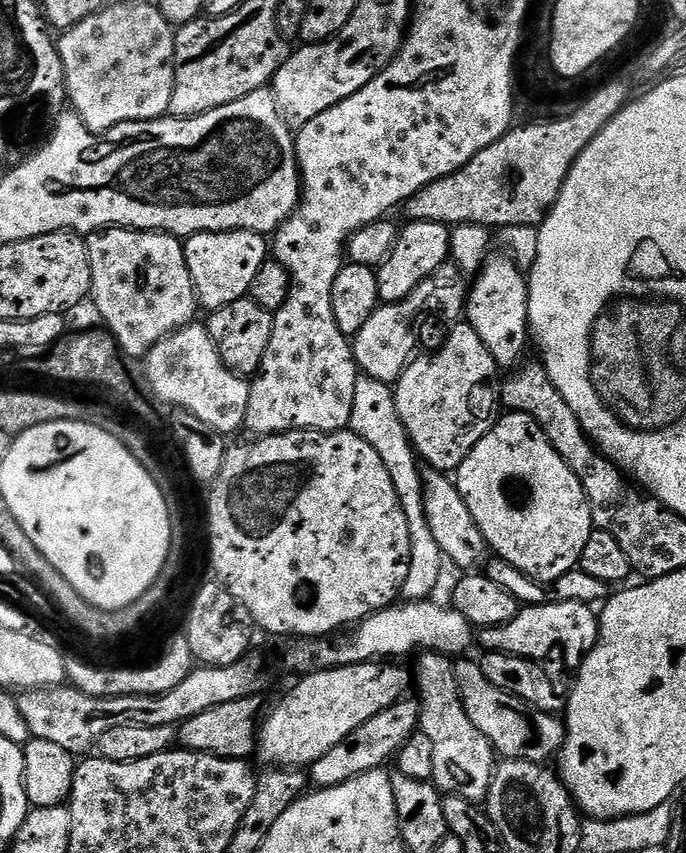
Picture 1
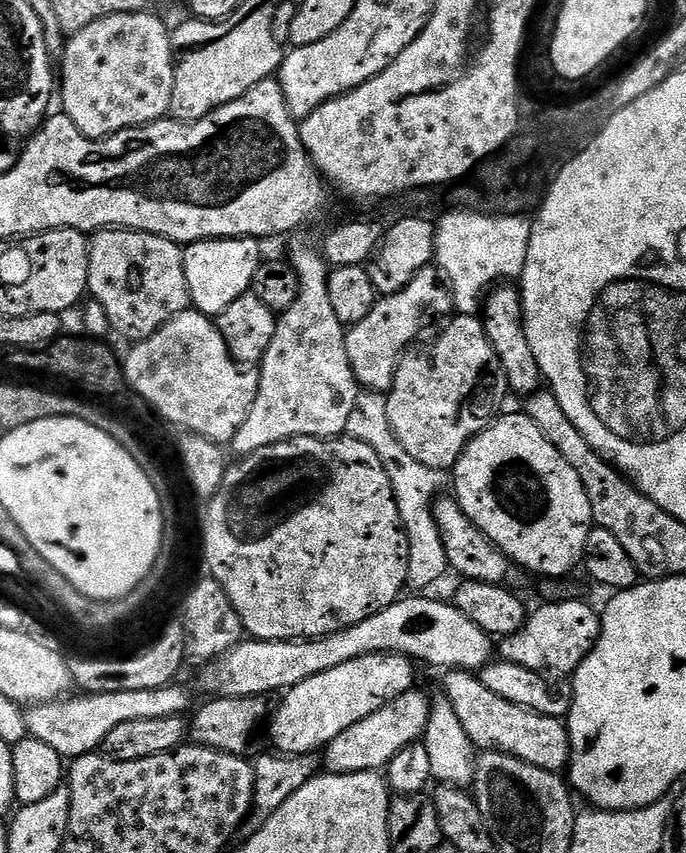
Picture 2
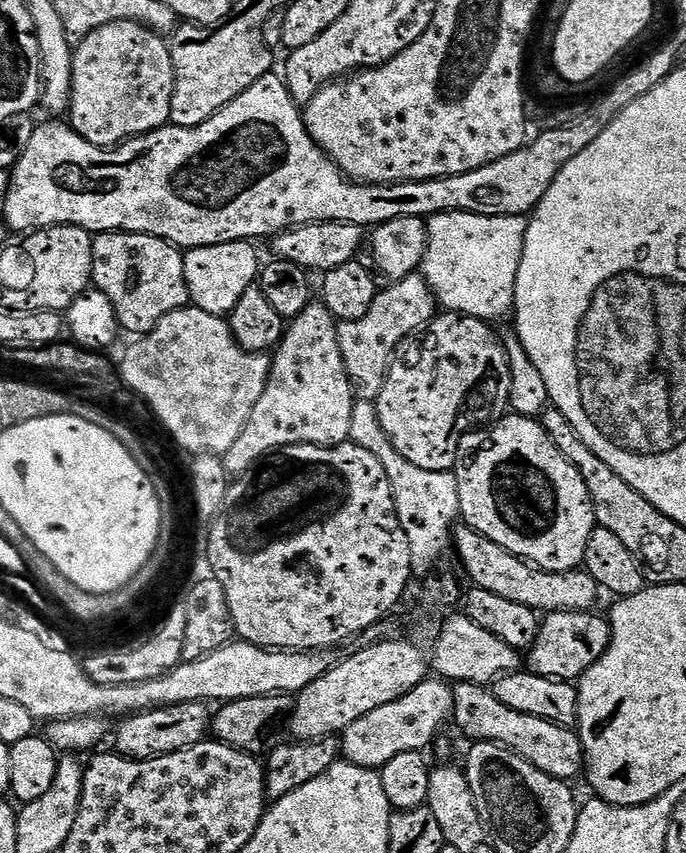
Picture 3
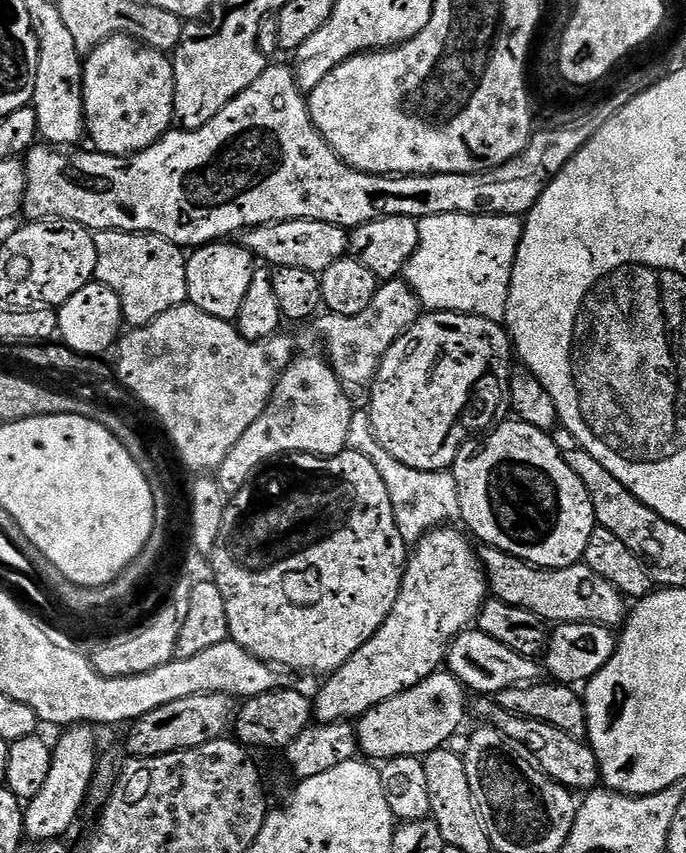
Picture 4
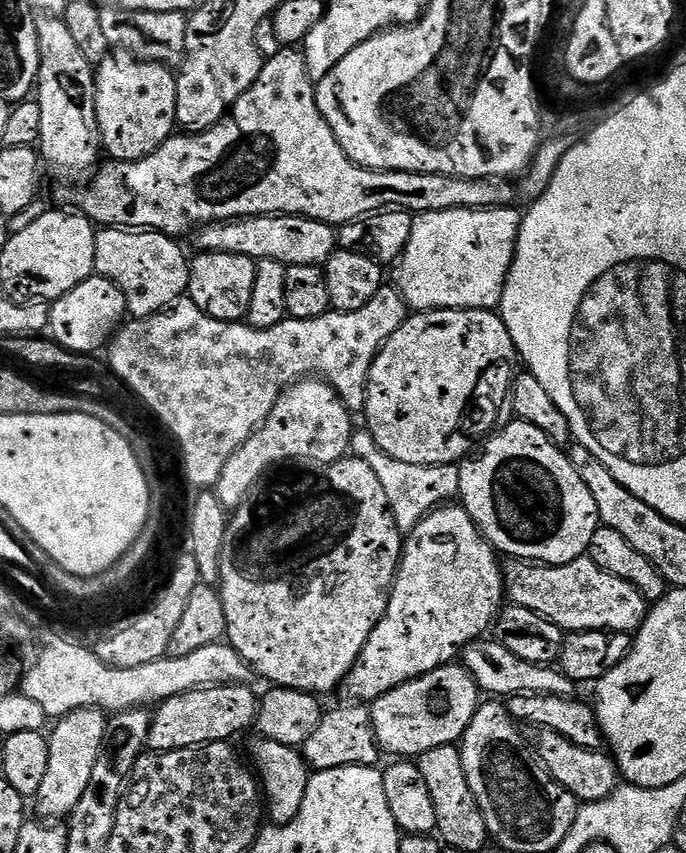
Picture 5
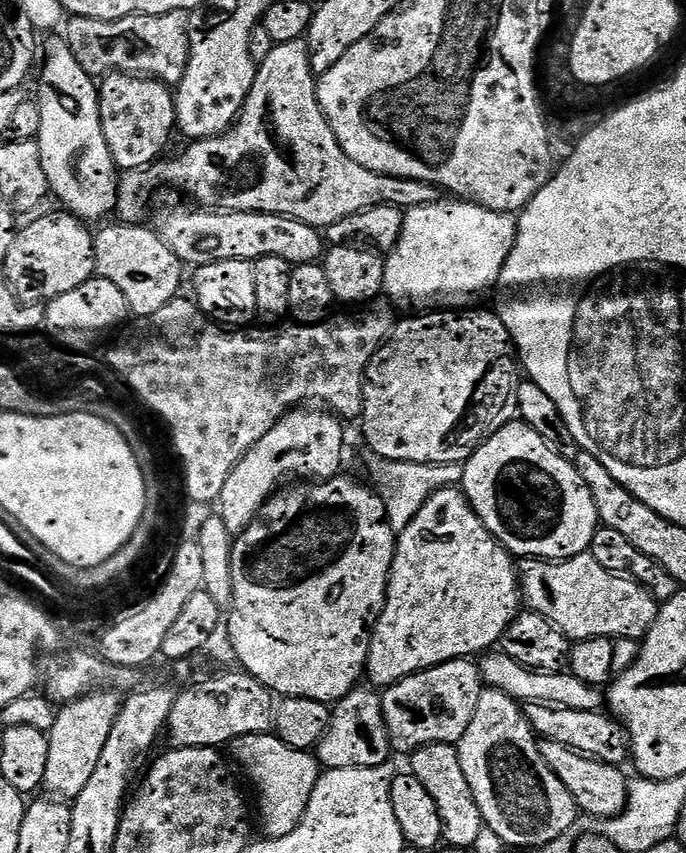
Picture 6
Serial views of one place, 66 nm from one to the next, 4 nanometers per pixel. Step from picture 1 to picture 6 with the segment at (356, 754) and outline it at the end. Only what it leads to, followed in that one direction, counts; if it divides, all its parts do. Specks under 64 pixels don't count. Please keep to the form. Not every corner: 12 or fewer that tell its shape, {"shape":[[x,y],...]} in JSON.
{"shape":[[440,664],[383,689],[393,749],[459,745],[480,665]]}

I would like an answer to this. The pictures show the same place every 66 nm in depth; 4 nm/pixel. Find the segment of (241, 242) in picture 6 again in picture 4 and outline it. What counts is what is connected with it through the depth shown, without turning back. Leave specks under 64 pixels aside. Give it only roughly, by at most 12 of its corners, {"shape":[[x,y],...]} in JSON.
{"shape":[[287,220],[247,229],[273,269],[319,274],[348,255],[349,229]]}

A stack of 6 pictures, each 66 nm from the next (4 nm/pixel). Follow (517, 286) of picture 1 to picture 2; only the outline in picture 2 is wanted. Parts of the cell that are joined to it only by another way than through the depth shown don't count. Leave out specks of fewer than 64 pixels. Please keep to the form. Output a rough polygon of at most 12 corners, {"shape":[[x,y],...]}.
{"shape":[[519,291],[484,297],[486,338],[509,393],[541,391],[540,367],[526,342]]}

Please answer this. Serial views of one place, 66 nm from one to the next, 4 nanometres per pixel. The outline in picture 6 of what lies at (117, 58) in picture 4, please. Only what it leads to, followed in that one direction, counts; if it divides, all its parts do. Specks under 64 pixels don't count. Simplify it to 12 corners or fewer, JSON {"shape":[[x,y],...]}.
{"shape":[[109,72],[100,117],[117,169],[165,155],[176,127],[173,89]]}

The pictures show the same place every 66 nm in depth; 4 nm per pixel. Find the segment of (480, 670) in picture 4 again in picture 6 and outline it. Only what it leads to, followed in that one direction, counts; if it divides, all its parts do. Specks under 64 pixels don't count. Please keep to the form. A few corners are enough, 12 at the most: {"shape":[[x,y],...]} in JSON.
{"shape":[[502,650],[482,680],[517,702],[601,711],[599,687],[571,671],[537,672]]}

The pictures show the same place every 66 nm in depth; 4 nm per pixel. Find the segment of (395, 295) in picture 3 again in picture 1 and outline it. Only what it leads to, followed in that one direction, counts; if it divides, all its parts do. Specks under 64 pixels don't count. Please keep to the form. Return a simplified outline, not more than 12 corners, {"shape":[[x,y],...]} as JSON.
{"shape":[[449,262],[350,340],[357,369],[395,385],[431,316],[456,322],[466,278]]}

